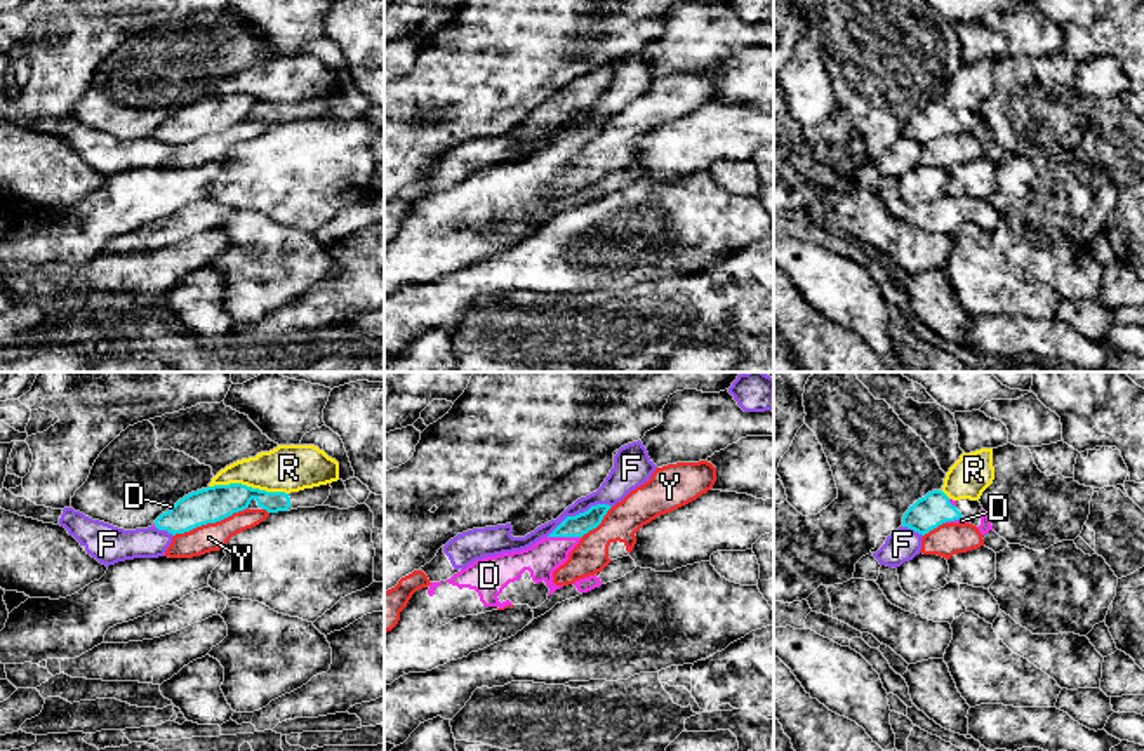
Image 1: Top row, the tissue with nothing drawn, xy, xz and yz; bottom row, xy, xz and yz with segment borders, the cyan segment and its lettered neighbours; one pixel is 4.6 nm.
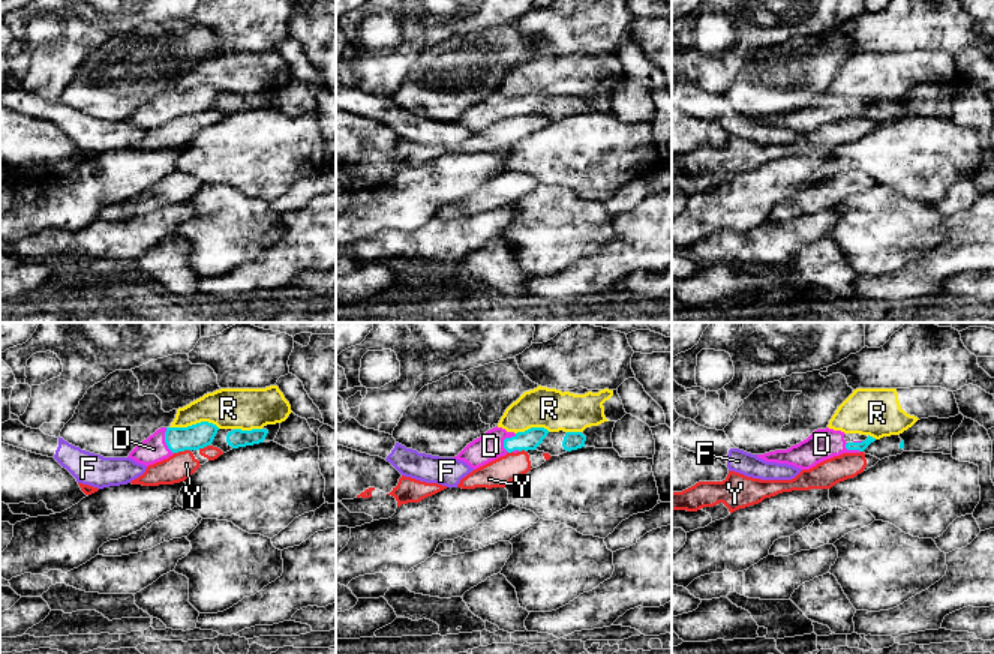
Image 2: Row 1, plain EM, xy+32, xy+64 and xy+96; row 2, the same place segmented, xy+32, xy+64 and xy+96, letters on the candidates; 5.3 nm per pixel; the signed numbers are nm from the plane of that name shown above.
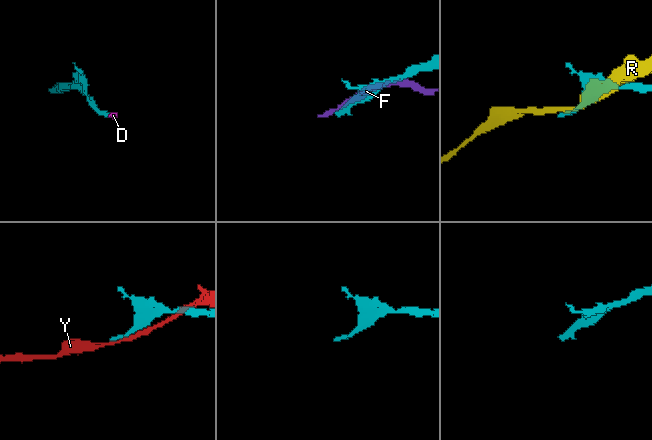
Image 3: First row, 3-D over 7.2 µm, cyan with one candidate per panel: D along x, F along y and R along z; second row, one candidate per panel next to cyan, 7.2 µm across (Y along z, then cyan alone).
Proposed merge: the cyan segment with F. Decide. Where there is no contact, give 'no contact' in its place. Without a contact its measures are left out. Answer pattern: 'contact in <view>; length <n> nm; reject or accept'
contact in xz; length 340 nm; reject

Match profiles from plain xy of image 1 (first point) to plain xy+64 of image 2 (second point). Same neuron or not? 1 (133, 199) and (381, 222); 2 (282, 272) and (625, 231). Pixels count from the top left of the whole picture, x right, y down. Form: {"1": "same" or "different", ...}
{"1": "same", "2": "different"}

